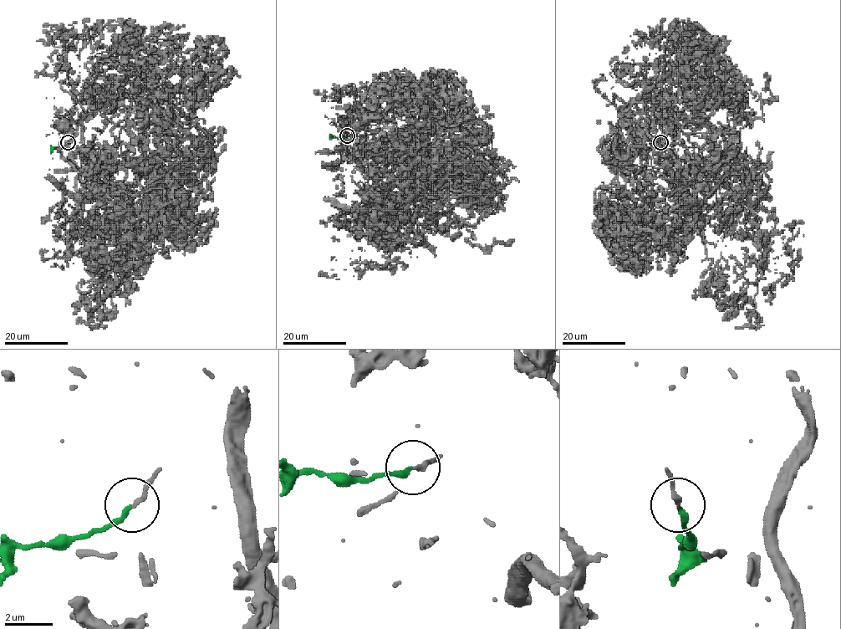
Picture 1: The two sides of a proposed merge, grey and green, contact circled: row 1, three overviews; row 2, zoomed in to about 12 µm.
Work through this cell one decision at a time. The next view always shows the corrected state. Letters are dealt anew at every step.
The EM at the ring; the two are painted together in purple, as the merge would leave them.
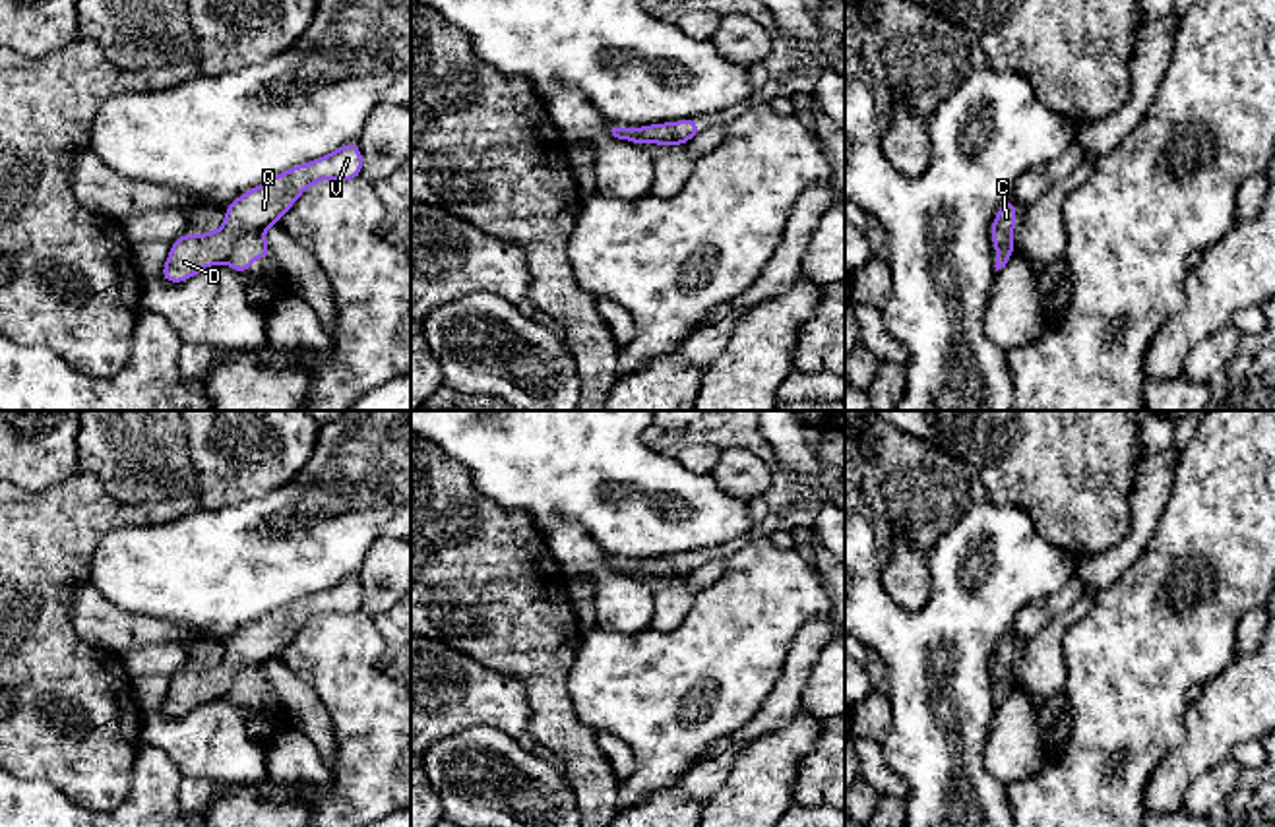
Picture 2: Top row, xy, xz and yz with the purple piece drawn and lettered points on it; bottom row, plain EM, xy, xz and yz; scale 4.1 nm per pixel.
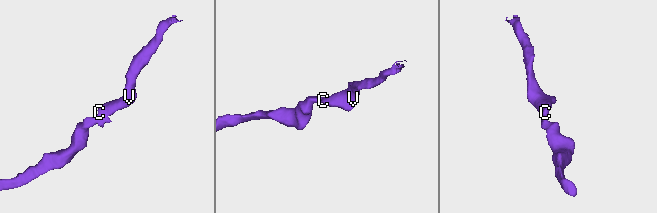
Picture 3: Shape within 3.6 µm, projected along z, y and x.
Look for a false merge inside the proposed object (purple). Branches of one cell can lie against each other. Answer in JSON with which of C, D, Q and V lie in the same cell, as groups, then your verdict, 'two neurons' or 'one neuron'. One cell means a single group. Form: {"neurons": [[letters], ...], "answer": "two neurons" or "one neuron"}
{"neurons": [["C", "D", "Q", "V"]], "answer": "one neuron"}

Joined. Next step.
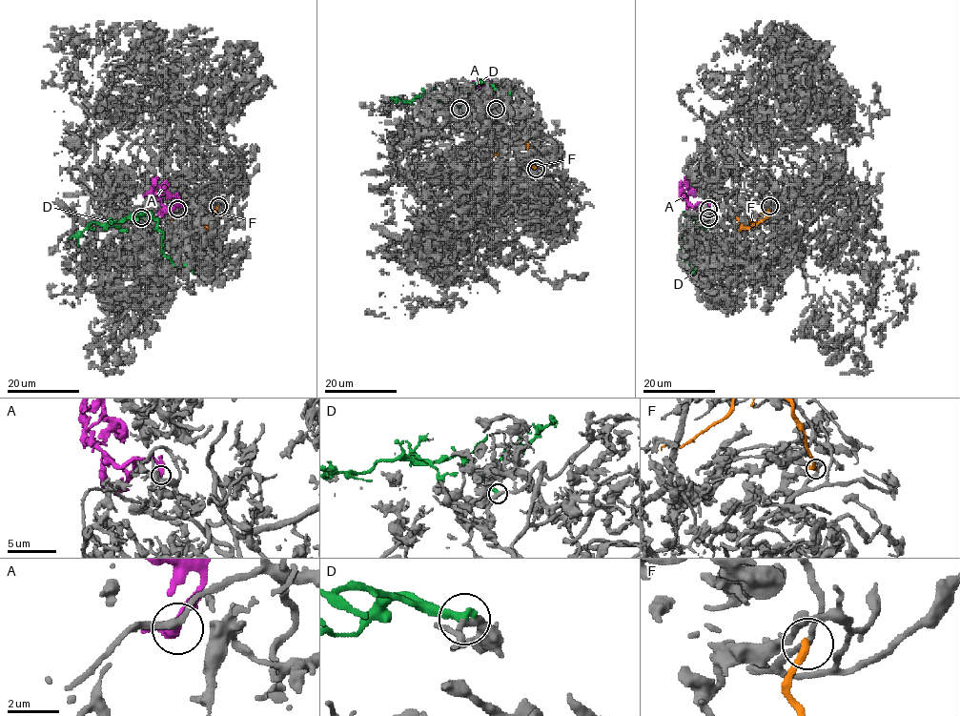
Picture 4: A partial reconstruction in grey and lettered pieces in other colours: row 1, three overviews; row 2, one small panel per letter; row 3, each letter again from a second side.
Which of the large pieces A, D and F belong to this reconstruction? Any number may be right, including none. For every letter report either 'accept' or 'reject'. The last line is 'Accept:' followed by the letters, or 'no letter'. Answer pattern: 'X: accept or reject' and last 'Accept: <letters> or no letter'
A: accept
D: reject
F: reject
Accept: A

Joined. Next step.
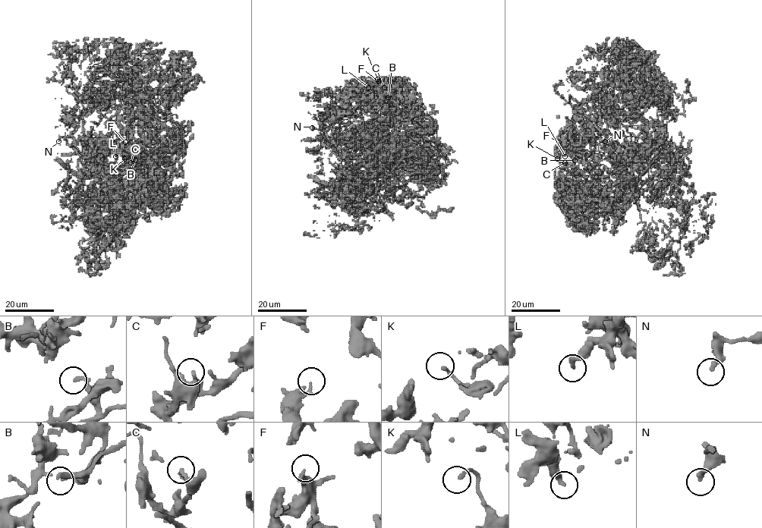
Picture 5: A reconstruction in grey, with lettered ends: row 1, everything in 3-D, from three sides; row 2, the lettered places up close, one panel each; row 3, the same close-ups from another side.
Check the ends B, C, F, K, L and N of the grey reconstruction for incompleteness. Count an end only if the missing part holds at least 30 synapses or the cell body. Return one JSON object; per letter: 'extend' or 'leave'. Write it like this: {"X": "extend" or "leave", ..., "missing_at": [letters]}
{"B": "leave", "C": "leave", "F": "leave", "K": "leave", "L": "leave", "N": "leave", "missing_at": []}

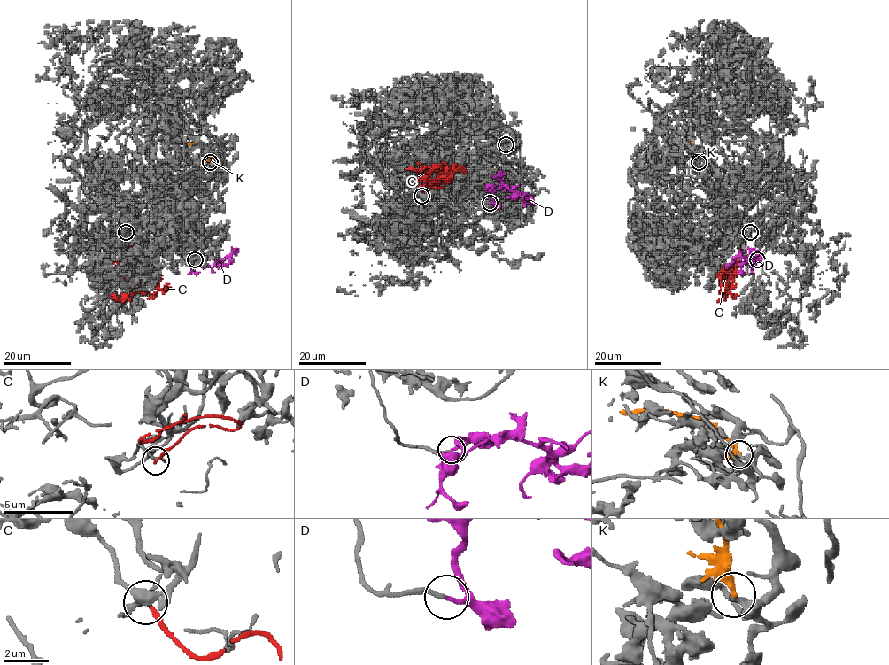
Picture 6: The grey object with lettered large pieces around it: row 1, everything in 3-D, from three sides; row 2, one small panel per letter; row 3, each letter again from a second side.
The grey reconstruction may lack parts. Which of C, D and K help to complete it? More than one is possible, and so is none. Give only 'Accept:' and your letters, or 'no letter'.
Accept: D

